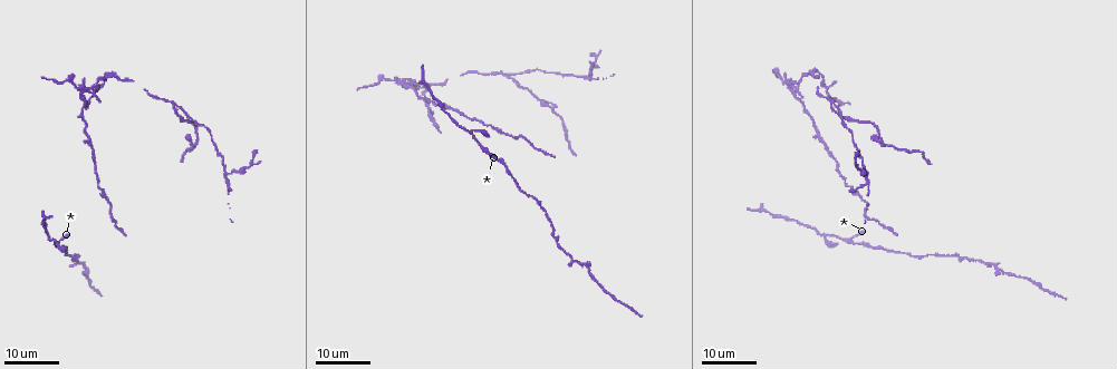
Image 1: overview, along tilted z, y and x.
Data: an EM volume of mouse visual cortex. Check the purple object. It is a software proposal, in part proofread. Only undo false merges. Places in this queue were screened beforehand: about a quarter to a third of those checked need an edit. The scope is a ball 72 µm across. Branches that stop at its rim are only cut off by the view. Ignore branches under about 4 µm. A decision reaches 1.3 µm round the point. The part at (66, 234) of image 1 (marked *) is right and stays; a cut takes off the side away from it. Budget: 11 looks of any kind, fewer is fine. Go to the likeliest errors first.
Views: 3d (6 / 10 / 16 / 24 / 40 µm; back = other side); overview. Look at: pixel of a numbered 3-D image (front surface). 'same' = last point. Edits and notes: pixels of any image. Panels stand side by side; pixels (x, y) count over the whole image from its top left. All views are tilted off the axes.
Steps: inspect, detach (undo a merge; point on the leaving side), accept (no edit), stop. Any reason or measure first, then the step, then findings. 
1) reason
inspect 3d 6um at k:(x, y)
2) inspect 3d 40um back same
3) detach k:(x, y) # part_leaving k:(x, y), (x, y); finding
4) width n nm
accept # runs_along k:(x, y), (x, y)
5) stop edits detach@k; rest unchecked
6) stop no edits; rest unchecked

small branch off a trunk
inspect 3d 16um at 1:(85, 87)

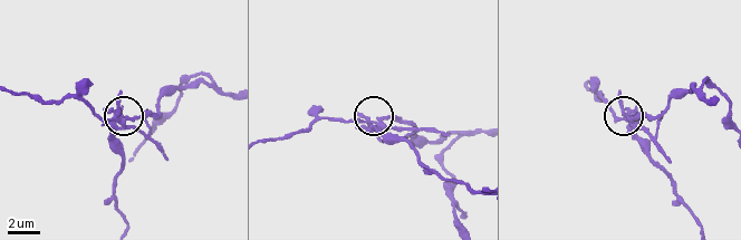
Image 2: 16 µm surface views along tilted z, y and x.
inspect 3d 6um at 2:(378, 122)

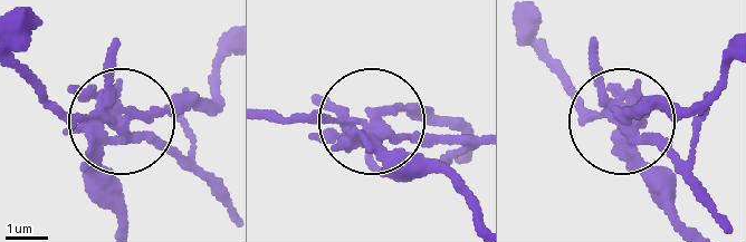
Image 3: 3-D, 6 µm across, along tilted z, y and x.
detach 3:(96, 154) # part_leaving 3:(149, 119), (102, 162), (116, 224); a second cell is stuck on

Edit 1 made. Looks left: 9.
side arm on a straight run
inspect 3d 16um at 1:(175, 106)

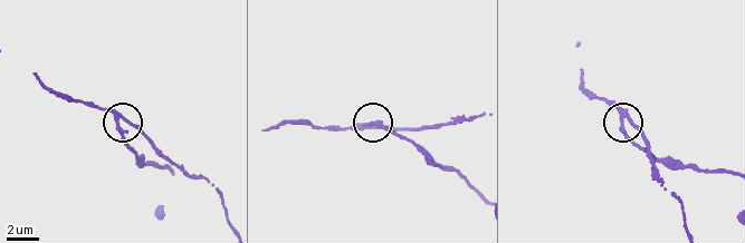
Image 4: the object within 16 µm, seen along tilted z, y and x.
inspect 3d 10um at 4:(375, 127)

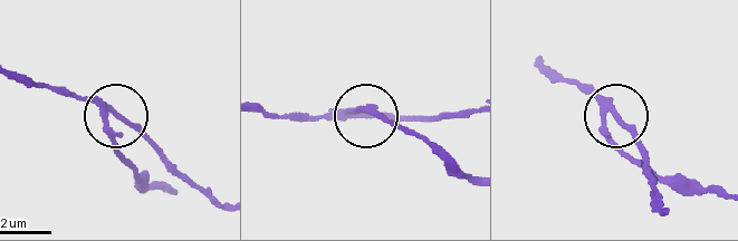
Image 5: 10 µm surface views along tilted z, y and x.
detach 5:(108, 137) # part_leaving 5:(102, 106), (104, 123), (136, 170), (152, 184), (174, 188); two cells meet here

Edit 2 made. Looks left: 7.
side arm on a straight run
inspect 3d 24um at 1:(227, 175)

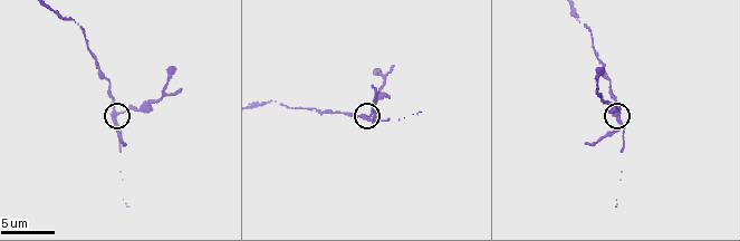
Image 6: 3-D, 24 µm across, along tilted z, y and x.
closer look
inspect 3d 10um at 6:(617, 112)

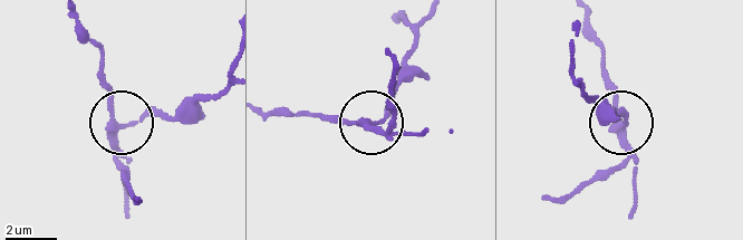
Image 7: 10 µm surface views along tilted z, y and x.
arms 3
detach 7:(126, 170) # part_leaving 7:(118, 134), (137, 121), (172, 115), (224, 86); two cells meet here

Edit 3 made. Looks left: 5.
a fork
inspect 3d 24um at 1:(487, 153)

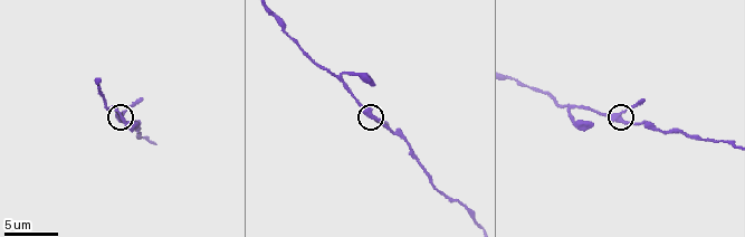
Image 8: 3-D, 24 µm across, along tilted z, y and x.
inspect 3d 6um at 8:(621, 122)

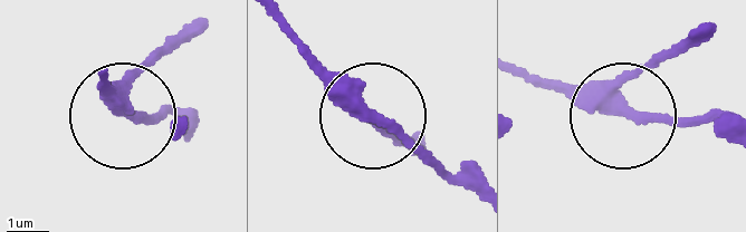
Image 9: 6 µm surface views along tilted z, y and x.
arms 3
accept # runs_along 9:(400, 147), (366, 114), (402, 128), (445, 177); one cell here

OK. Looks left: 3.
stop edits detach@3, detach@5, detach@7; rest unchecked

